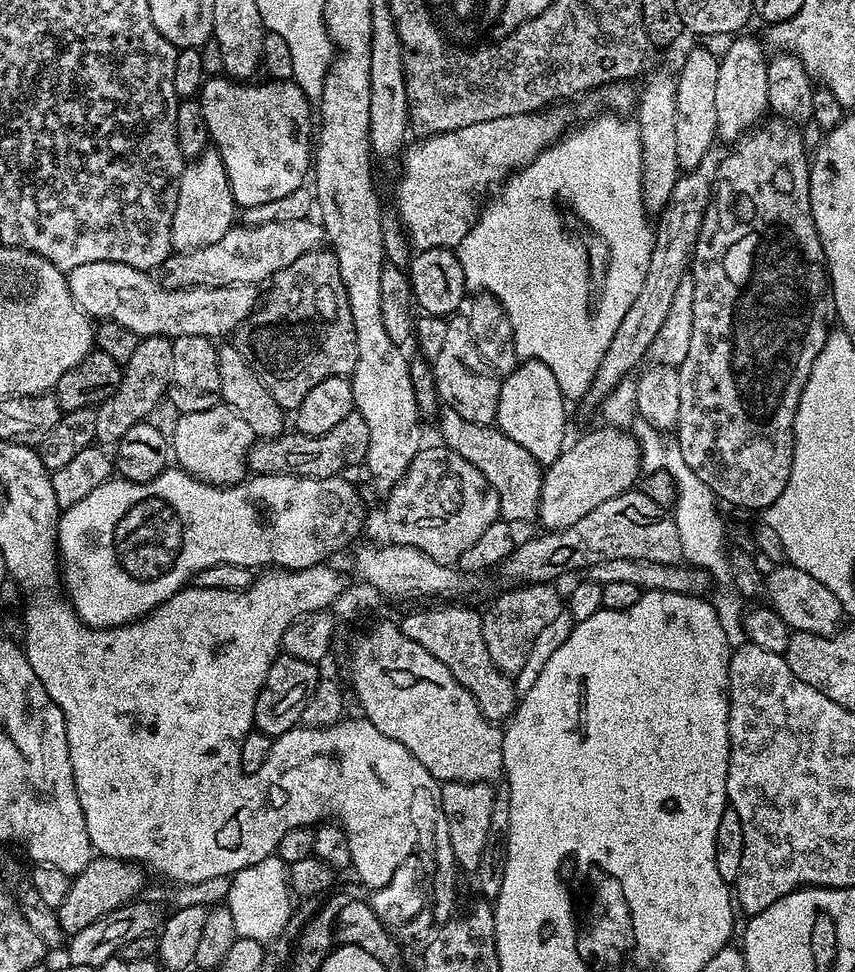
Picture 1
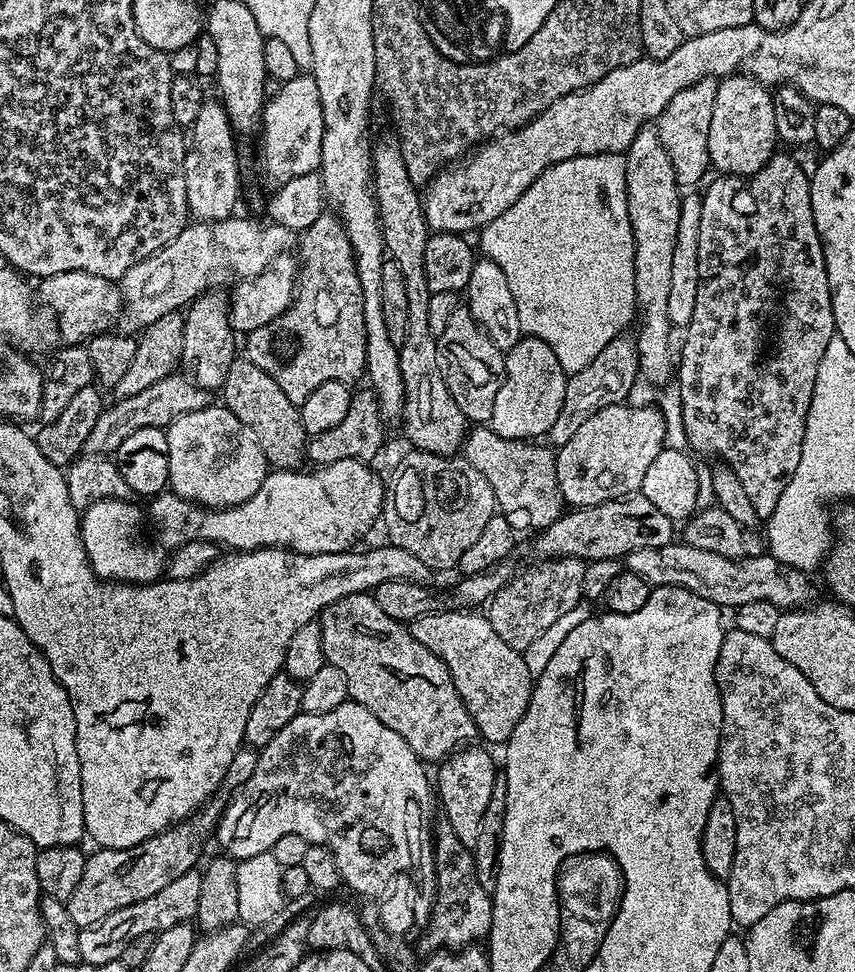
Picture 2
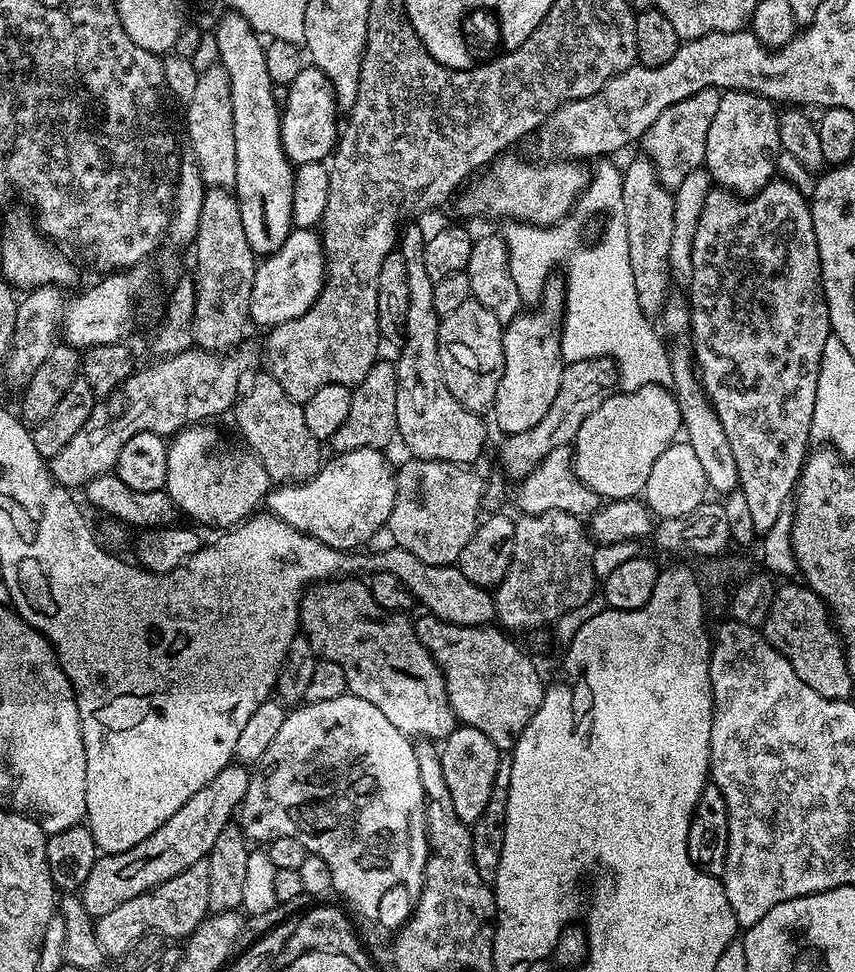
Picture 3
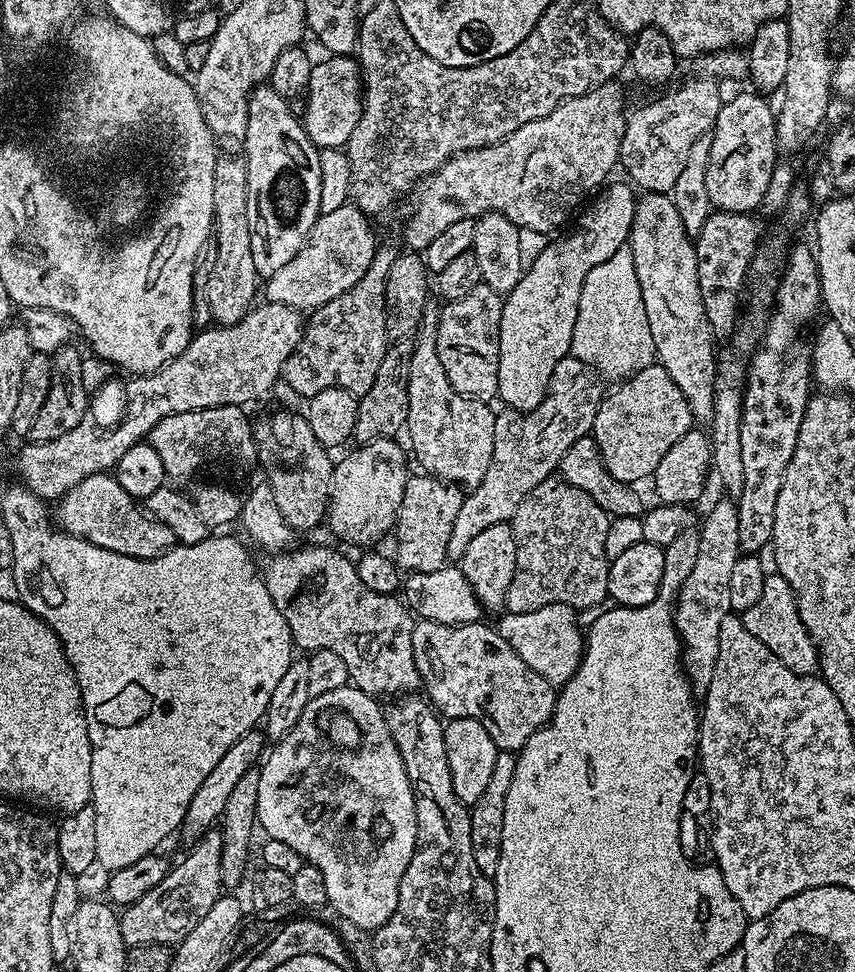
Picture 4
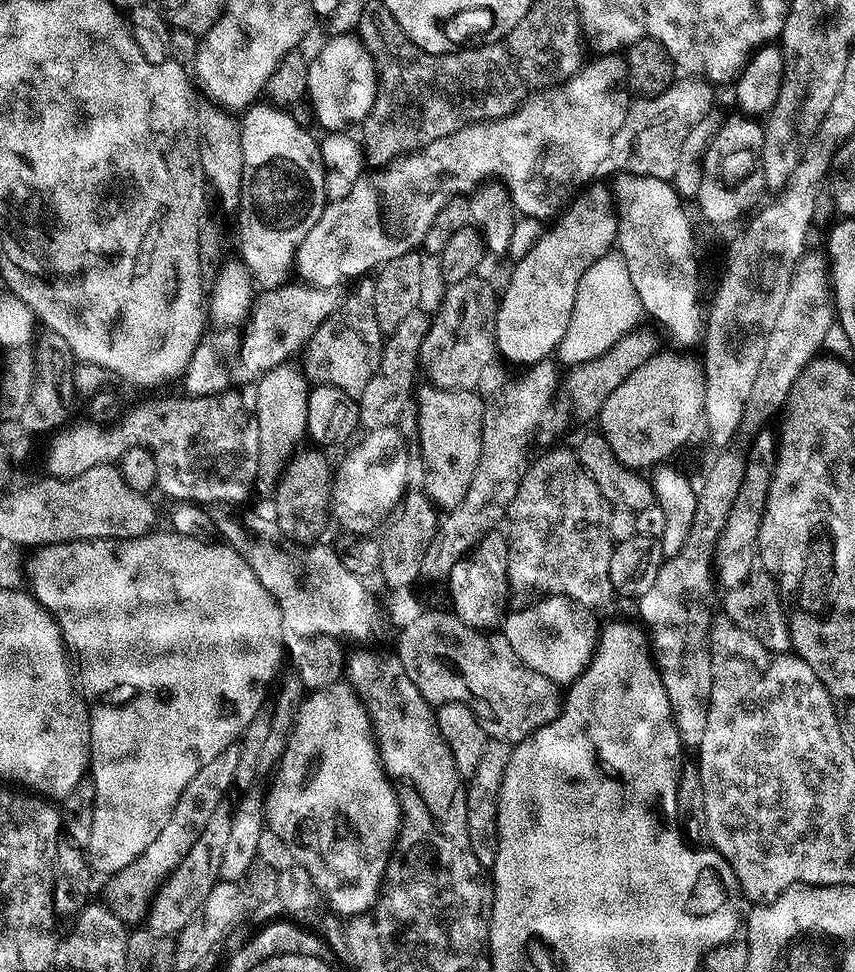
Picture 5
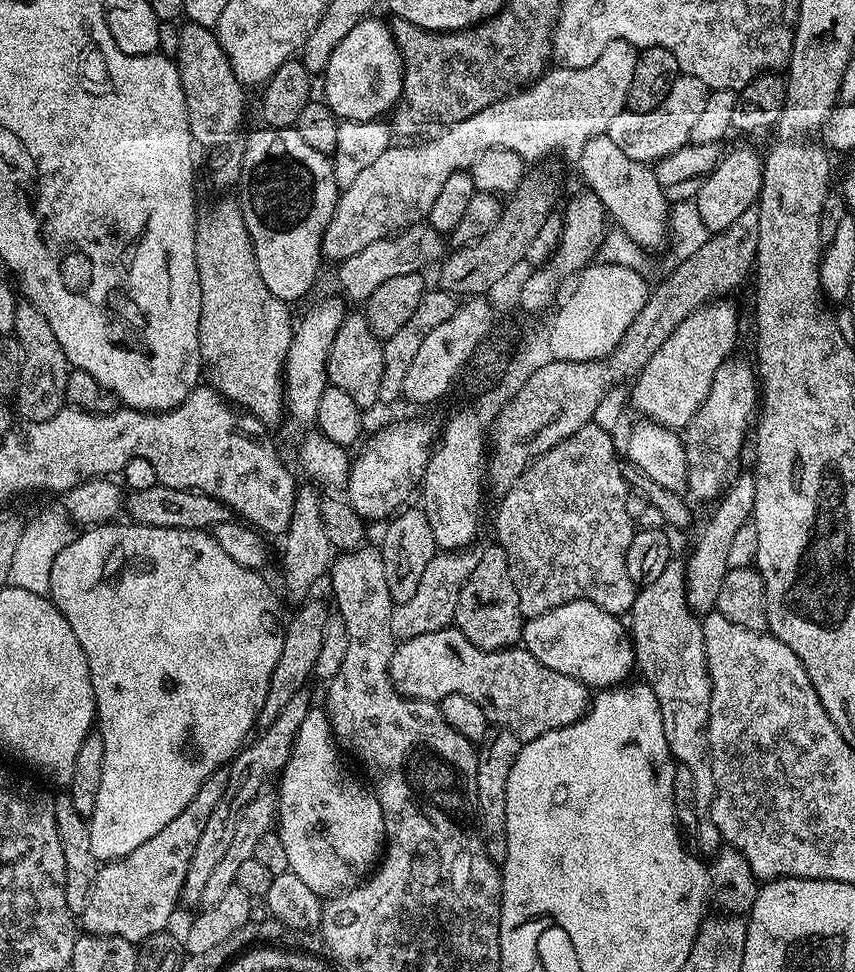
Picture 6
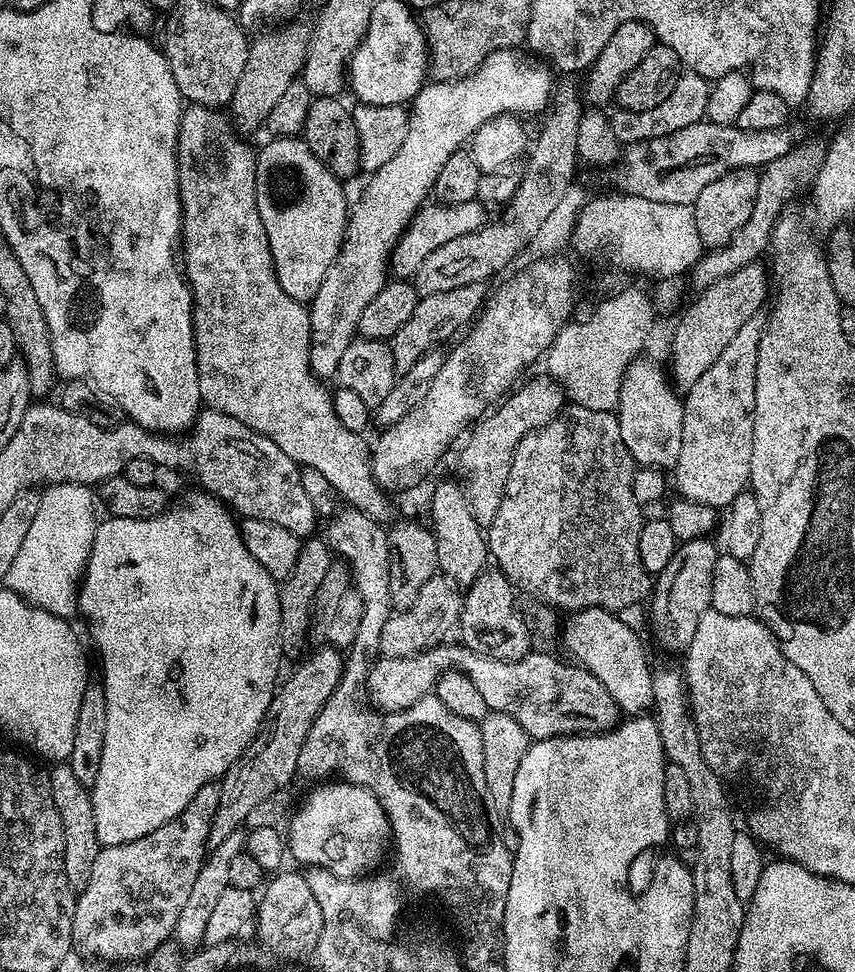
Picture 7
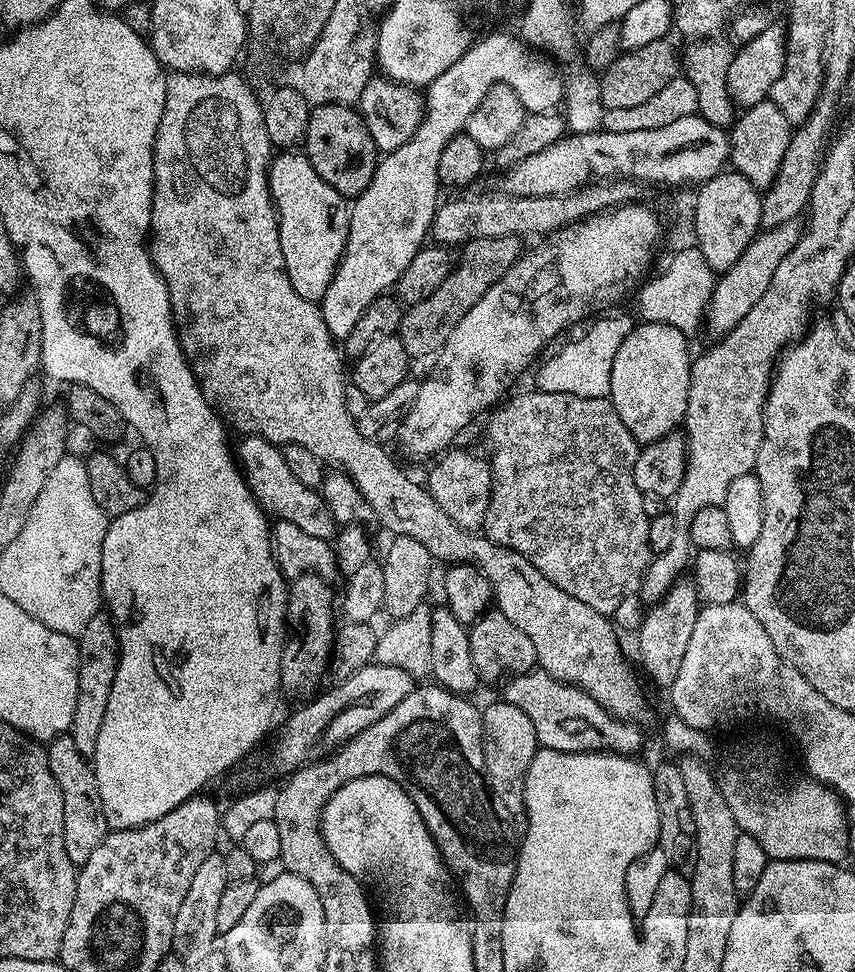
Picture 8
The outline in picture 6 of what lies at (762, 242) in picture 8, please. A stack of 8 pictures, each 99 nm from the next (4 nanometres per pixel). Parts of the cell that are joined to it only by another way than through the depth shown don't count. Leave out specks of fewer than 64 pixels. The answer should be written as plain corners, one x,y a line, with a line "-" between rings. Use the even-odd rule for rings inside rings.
724,298
709,302
694,310
682,322
678,330
662,342
654,358
631,381
632,404
640,412
645,412
653,424
661,424
673,430
683,430
698,412
698,406
706,402
714,374
729,359
732,346
736,342
736,323
740,316
736,308

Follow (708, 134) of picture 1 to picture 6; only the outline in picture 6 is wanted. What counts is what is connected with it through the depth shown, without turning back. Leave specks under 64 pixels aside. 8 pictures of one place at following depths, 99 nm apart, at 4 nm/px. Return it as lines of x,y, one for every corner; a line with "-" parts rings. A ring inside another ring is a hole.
681,74
670,86
664,101
654,106
654,110
620,112
618,118
610,122
606,135
610,142
615,142
629,158
649,166
655,165
670,154
674,154
674,150
678,150
683,144
689,143
690,130
694,130
694,125
706,107
709,91
698,78

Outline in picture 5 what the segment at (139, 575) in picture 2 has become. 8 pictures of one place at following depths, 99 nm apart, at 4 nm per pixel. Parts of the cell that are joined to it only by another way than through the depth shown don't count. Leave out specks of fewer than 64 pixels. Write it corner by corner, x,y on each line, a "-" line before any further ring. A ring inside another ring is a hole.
399,427
365,431
364,437
359,437
360,445
346,453
340,465
335,465
330,512
335,523
337,520
348,534
364,538
375,533
372,531
379,529
401,507
409,485
408,444
400,431

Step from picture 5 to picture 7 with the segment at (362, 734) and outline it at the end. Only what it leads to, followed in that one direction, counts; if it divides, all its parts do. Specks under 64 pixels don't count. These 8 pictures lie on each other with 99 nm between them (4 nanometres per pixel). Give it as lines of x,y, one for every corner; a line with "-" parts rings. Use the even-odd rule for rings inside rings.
324,782
300,804
296,813
291,813
286,824
286,848
298,863
303,866
315,866
330,870
330,874
342,877
343,880
364,878
373,871
380,860
384,847
390,844
388,815
382,810
378,798
370,790
357,784
343,782

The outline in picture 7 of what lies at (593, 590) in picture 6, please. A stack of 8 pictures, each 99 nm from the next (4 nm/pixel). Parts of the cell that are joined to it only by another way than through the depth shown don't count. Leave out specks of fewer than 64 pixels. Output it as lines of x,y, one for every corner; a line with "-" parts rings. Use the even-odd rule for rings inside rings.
569,403
555,416
545,428
538,428
528,433
518,442
518,446
512,455
510,462
510,478
506,478
506,486
502,494
502,506
498,506
498,514
490,521
486,528
488,551
495,567
508,575
513,585
529,588
536,596
541,596
541,601
547,602
553,609
568,608
577,610
582,608
598,607
608,612
619,613
620,608
628,608
639,600
649,599
653,577
642,566
642,560
638,558
638,534
642,519
640,516
640,503
634,498
634,490
631,489
634,461
622,442
622,430
616,412
603,412
602,410
586,410
586,406

